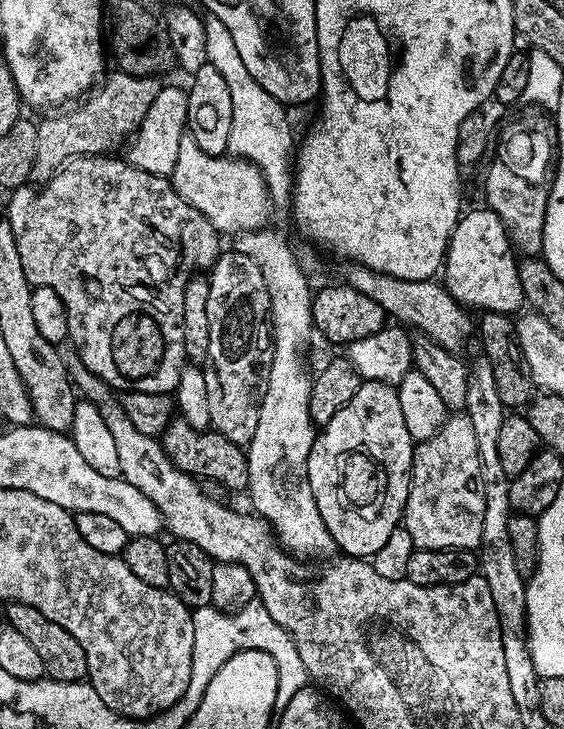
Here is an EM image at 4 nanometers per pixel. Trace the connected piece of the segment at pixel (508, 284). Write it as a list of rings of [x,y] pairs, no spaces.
[[[481,206],[473,212],[465,211],[457,220],[452,237],[448,240],[448,255],[442,263],[442,283],[465,309],[480,308],[481,313],[505,314],[521,311],[520,304],[522,308],[525,299],[520,281],[518,256],[508,231],[498,214],[494,214],[491,208]]]

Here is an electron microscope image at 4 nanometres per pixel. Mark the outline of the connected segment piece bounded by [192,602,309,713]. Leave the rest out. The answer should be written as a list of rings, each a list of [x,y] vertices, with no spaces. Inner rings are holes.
[[[253,602],[242,606],[237,612],[231,614],[220,612],[214,607],[198,608],[193,611],[194,622],[194,658],[192,668],[204,670],[209,678],[218,674],[218,666],[222,662],[232,660],[239,652],[265,652],[267,659],[274,666],[278,666],[278,698],[276,699],[276,712],[286,710],[290,698],[298,694],[298,690],[309,683],[306,670],[302,666],[302,658],[298,658],[298,650],[286,630],[270,618],[266,606]]]

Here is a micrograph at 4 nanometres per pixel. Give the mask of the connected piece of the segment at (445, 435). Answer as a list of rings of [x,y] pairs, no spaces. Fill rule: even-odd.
[[[463,414],[449,415],[442,430],[438,430],[434,438],[421,440],[415,445],[402,527],[410,534],[416,548],[429,548],[430,550],[471,548],[476,550],[479,549],[482,538],[482,514],[485,510],[478,442],[474,442],[474,430],[470,426],[470,418]]]

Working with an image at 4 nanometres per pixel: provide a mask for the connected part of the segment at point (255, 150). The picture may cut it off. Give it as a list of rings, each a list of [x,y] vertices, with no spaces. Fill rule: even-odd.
[[[209,15],[204,20],[204,55],[207,63],[213,64],[222,74],[226,86],[230,86],[230,102],[234,105],[234,118],[230,125],[230,142],[228,152],[241,159],[249,160],[262,174],[268,187],[269,197],[273,201],[287,201],[292,194],[294,178],[294,140],[292,128],[288,125],[285,105],[280,104],[273,96],[266,94],[250,70],[242,63],[238,46],[234,46],[234,37],[217,16]]]

